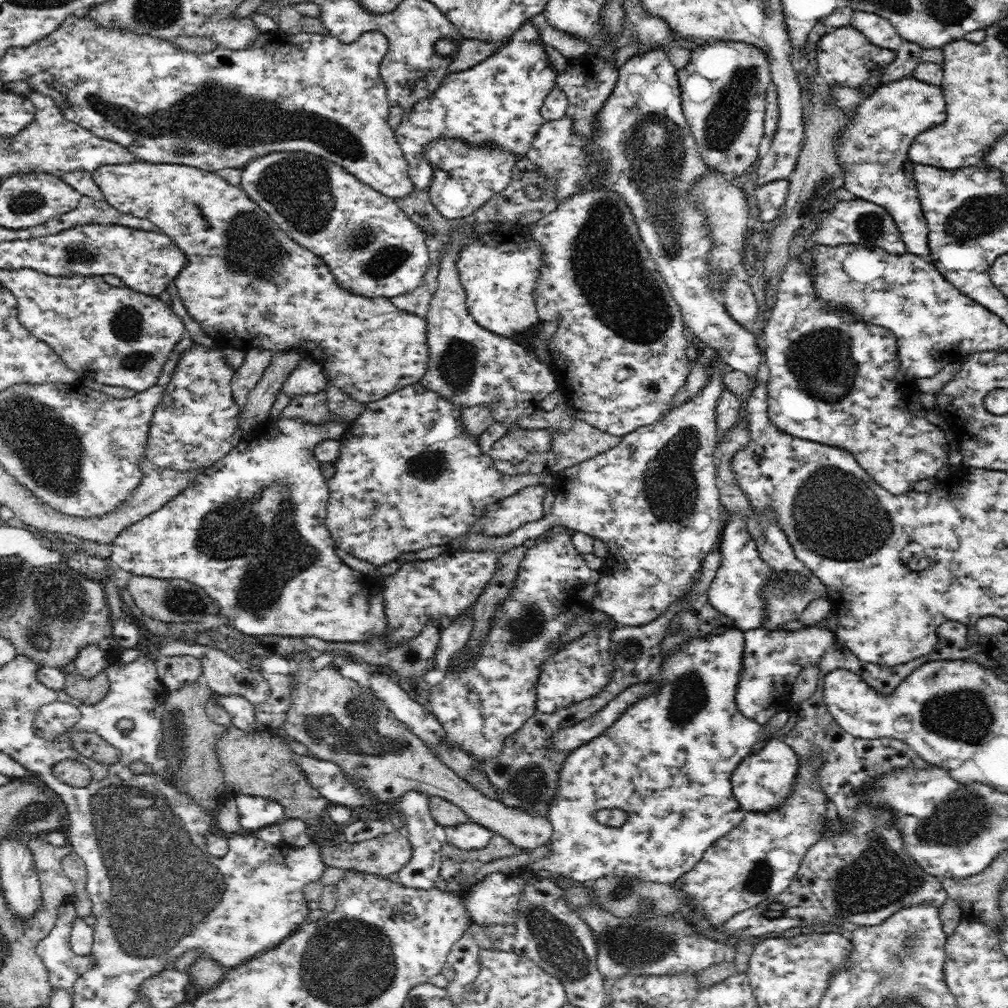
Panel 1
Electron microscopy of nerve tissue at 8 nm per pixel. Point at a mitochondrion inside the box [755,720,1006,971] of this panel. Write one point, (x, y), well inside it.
(878, 877)

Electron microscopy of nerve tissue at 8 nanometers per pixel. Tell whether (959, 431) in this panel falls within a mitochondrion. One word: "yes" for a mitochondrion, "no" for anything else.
no

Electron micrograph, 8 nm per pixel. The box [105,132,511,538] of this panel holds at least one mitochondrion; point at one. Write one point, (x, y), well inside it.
(296, 190)

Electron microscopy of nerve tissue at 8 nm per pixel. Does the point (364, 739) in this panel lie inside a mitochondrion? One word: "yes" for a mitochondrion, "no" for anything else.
yes

